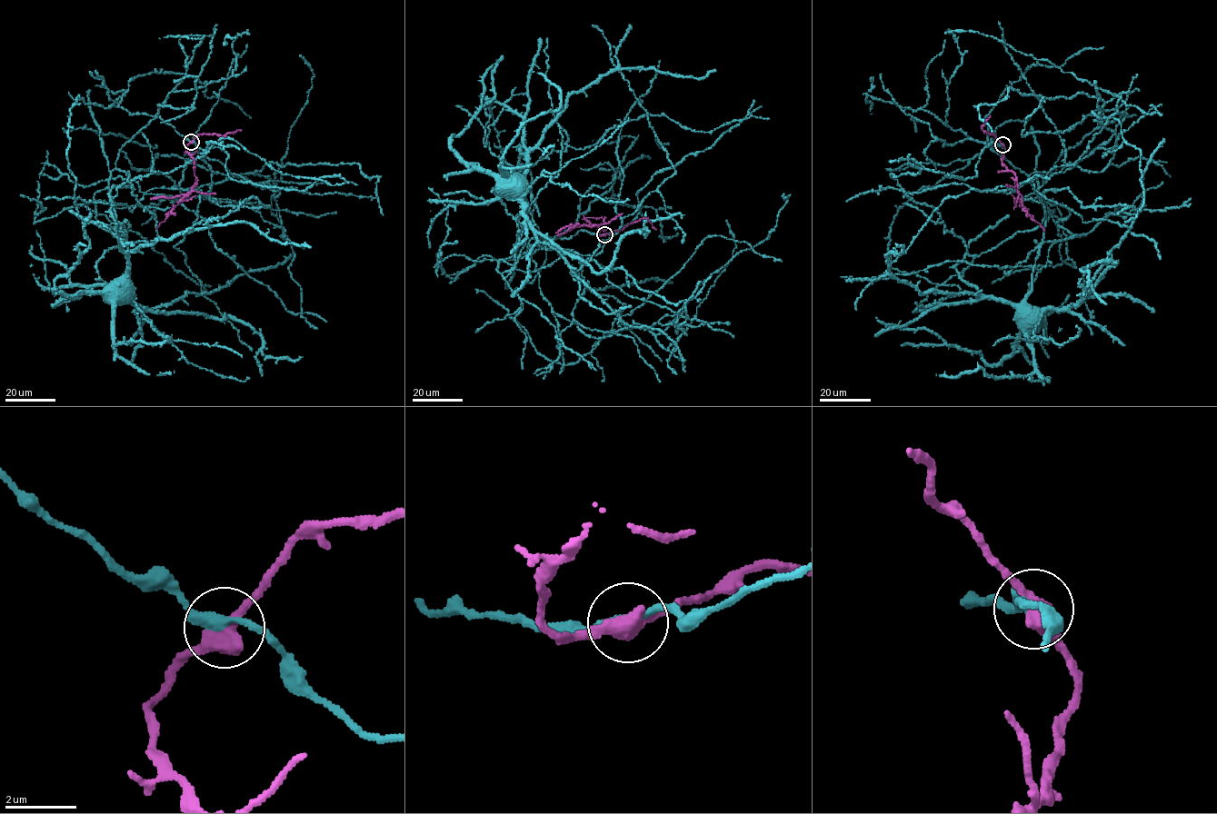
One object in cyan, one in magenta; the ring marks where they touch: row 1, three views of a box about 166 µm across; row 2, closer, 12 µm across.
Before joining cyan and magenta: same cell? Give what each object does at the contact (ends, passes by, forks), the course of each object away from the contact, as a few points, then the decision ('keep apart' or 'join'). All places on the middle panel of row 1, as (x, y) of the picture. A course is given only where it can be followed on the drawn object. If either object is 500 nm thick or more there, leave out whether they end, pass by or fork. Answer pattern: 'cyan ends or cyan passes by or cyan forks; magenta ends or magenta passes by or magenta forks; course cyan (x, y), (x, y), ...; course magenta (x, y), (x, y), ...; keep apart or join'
cyan passes by; magenta passes by; course cyan (605, 234), (535, 244), (544, 240), (485, 97), (485, 146), (504, 104), (523, 121), (526, 169), (516, 184); course magenta (605, 234), (599, 233), (604, 224), (604, 230), (583, 224), (556, 235); keep apart

